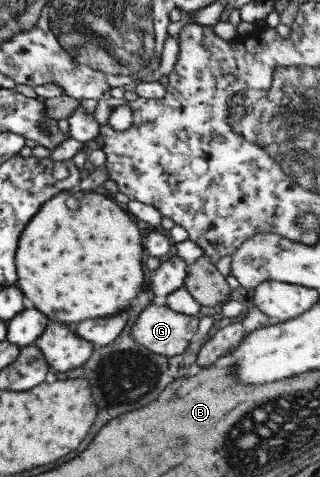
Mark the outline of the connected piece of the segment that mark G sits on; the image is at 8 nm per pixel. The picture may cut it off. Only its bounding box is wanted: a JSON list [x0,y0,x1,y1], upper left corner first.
[131,304,198,356]

